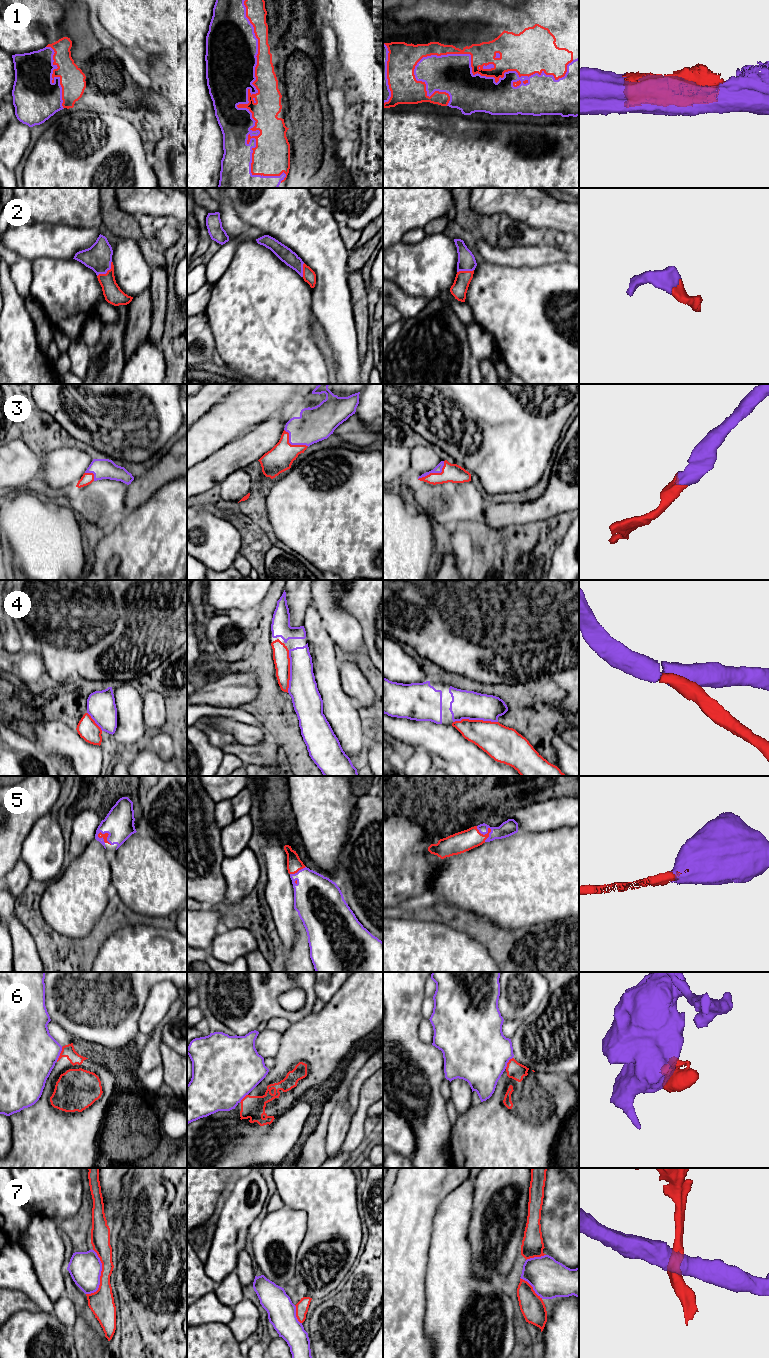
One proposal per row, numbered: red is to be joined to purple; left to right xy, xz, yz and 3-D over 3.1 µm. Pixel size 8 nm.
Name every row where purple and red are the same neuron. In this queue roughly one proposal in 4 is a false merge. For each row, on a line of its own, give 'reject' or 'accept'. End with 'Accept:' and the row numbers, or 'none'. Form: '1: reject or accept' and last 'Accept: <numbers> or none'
1: accept
2: accept
3: accept
4: accept
5: accept
6: reject
7: reject
Accept: 1, 2, 3, 4, 5

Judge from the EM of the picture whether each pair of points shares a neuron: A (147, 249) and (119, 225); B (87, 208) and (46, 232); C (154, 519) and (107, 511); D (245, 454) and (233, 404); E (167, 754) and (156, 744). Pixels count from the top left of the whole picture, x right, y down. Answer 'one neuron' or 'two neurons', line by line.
A: one neuron
B: two neurons
C: two neurons
D: two neurons
E: one neuron

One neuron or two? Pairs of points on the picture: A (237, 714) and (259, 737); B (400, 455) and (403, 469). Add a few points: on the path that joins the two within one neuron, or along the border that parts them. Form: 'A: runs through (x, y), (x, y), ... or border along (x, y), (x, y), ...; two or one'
A: border along (218, 716), (232, 717), (241, 722); two
B: runs through (400, 458), (400, 466); one

